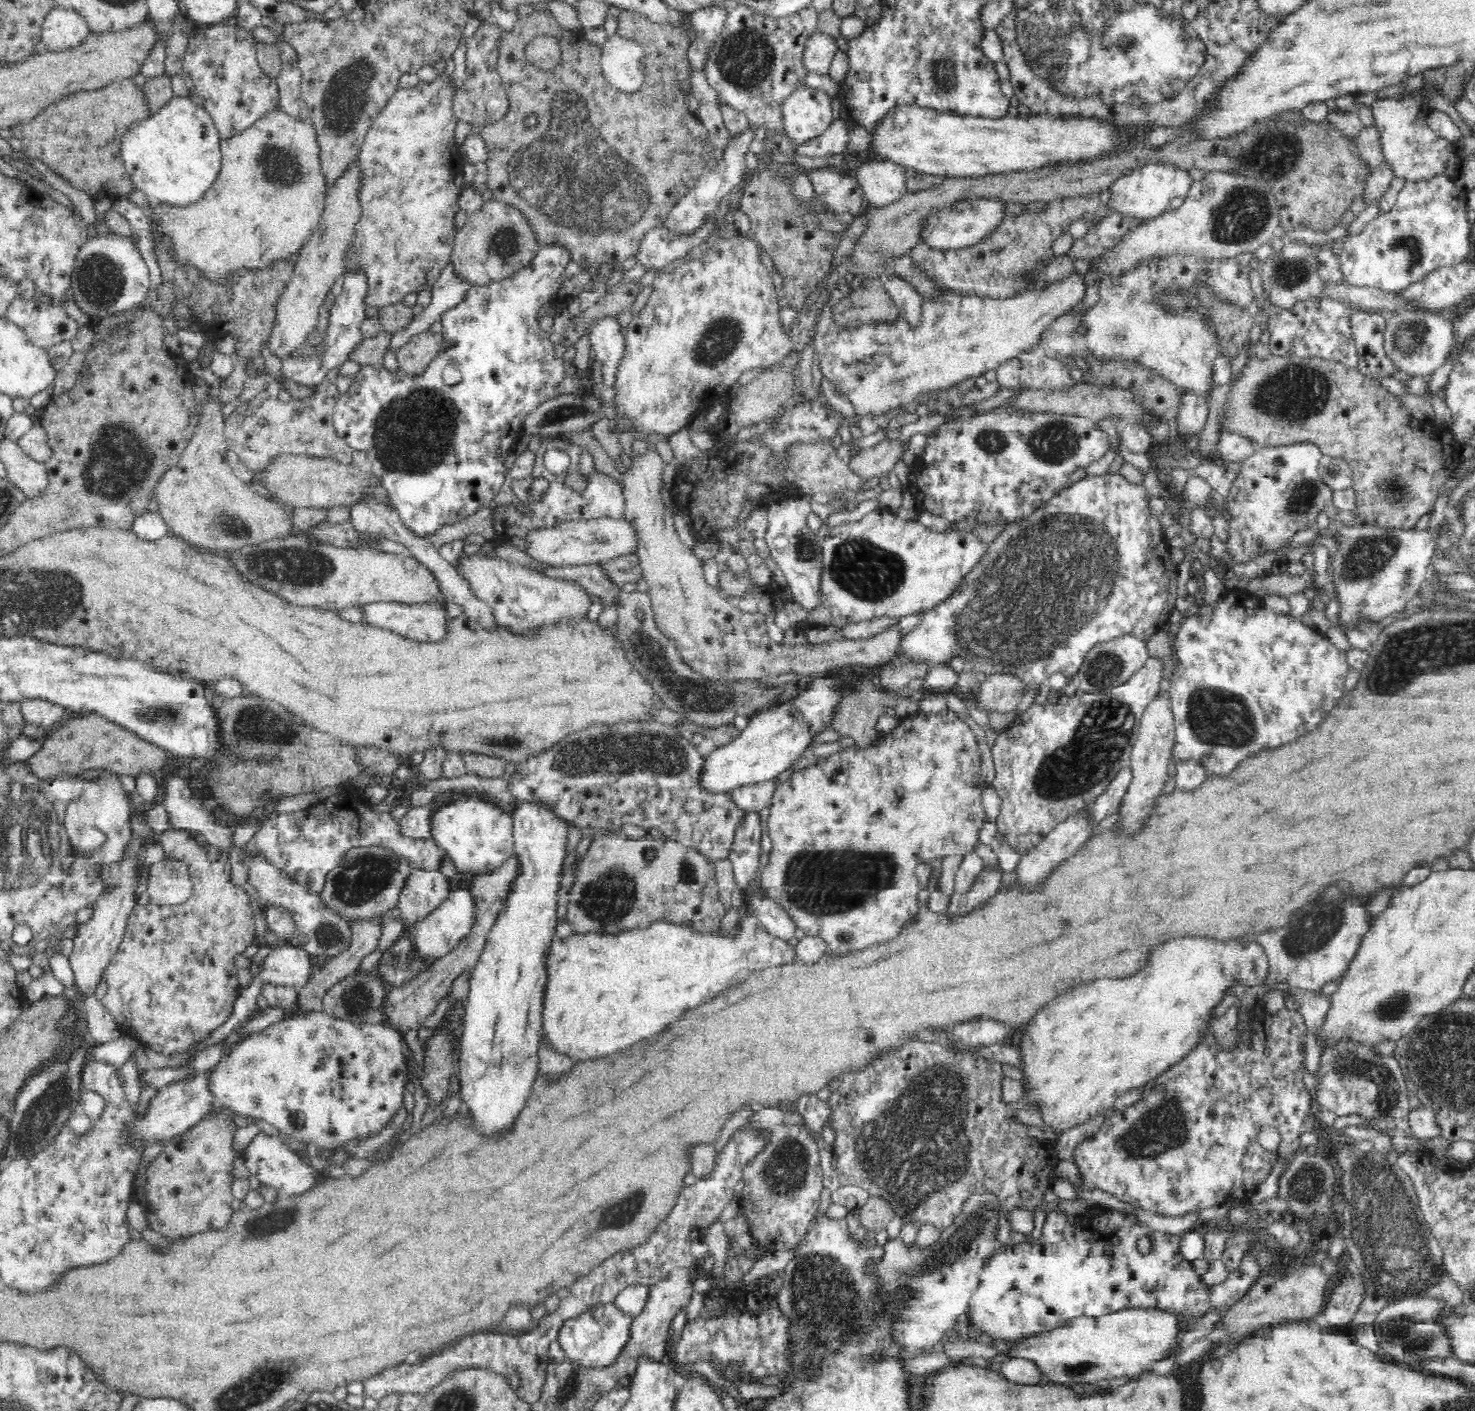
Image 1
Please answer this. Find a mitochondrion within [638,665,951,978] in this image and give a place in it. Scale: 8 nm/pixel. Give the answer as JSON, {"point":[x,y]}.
{"point":[829,882]}

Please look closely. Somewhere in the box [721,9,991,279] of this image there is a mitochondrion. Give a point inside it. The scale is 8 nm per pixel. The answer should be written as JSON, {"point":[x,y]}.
{"point":[943,73]}

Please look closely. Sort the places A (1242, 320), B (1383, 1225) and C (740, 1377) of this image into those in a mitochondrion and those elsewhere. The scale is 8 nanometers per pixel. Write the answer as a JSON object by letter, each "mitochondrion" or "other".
{"A":"other","B":"mitochondrion","C":"other"}

